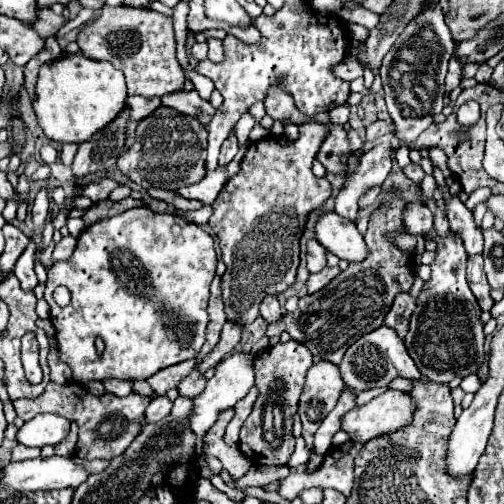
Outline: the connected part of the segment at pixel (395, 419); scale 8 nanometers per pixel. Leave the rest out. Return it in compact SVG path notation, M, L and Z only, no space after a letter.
M385 390L361 408L353 408L341 420L341 428L361 442L393 434L411 424L417 406L413 398L399 390Z

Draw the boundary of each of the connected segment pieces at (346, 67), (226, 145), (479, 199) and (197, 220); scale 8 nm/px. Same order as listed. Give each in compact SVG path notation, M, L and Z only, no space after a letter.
M345 58L343 62L339 62L339 64L333 68L333 74L335 74L337 78L345 80L345 82L351 82L351 80L355 80L355 78L363 76L363 68L361 68L355 60Z
M231 132L231 138L229 138L229 140L225 140L225 142L223 142L223 146L221 146L219 166L227 166L227 164L235 158L235 154L237 154L237 138L235 138L235 136L233 136L233 132Z
M477 188L469 198L467 198L467 202L465 202L465 206L473 212L473 208L477 206L477 204L483 204L487 198L491 196L491 190L485 190L485 188Z
M205 206L205 208L195 210L195 212L179 212L179 210L175 210L175 212L169 212L169 214L177 214L177 216L181 216L183 220L193 222L193 224L207 224L209 214L211 214L211 206Z

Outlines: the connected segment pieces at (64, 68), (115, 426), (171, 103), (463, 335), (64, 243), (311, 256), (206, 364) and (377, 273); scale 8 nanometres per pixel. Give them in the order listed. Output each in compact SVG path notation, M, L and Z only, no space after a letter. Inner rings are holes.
M83 54L61 56L39 70L37 100L33 110L45 136L53 142L87 142L95 132L113 122L125 108L127 88L121 70L109 62L85 58Z
M49 382L39 398L15 400L13 406L17 416L23 420L31 420L35 414L41 412L55 412L71 422L77 422L79 440L75 446L75 456L83 460L95 460L95 458L111 460L115 456L121 456L133 442L133 438L139 434L139 426L145 420L145 408L149 406L149 402L151 402L149 398L139 394L129 394L125 398L119 398L115 394L95 396L77 382L67 382L67 384Z
M183 90L181 92L173 92L173 94L163 98L163 104L169 106L169 108L175 108L177 112L183 112L187 116L197 118L205 128L209 126L211 118L215 116L215 108L209 102L205 102L197 94L197 90L193 90L193 92L183 92Z
M429 230L423 238L437 242L437 250L435 260L431 262L431 278L423 284L423 290L417 296L417 308L411 316L411 328L405 336L405 346L427 380L447 384L455 376L465 378L475 374L485 362L481 308L477 306L477 298L473 296L465 278L467 254L461 236L449 230L449 234L441 238L435 230Z
M65 236L53 250L53 260L59 262L59 260L69 260L71 254L75 252L75 246L77 246L77 240L73 236Z
M311 240L307 244L307 270L315 274L321 272L323 268L325 268L325 248L319 242Z
M227 320L225 326L223 326L219 344L217 344L215 350L213 350L201 364L199 364L199 370L205 372L207 368L217 366L225 356L229 356L229 354L235 350L235 346L239 344L239 340L241 340L241 332L243 332L243 324L237 324L237 322Z
M389 192L385 196L385 204L373 212L373 222L369 222L369 228L365 232L369 258L365 262L349 264L349 268L341 272L337 278L333 278L323 290L303 296L293 314L285 314L281 322L267 326L265 336L271 338L279 336L281 332L289 332L291 338L309 348L315 358L339 366L345 350L353 342L357 342L357 338L365 336L371 330L377 330L383 324L385 314L389 312L393 298L399 292L407 292L415 280L411 268L411 254L401 252L383 238L387 230L403 228L401 222L403 210L405 210L405 200L395 192Z

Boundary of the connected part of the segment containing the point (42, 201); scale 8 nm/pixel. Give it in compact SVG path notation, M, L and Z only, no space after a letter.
M41 190L37 196L35 196L35 202L33 202L33 208L31 208L31 216L33 216L33 224L35 226L43 226L47 216L49 216L49 200L47 200L47 190Z

